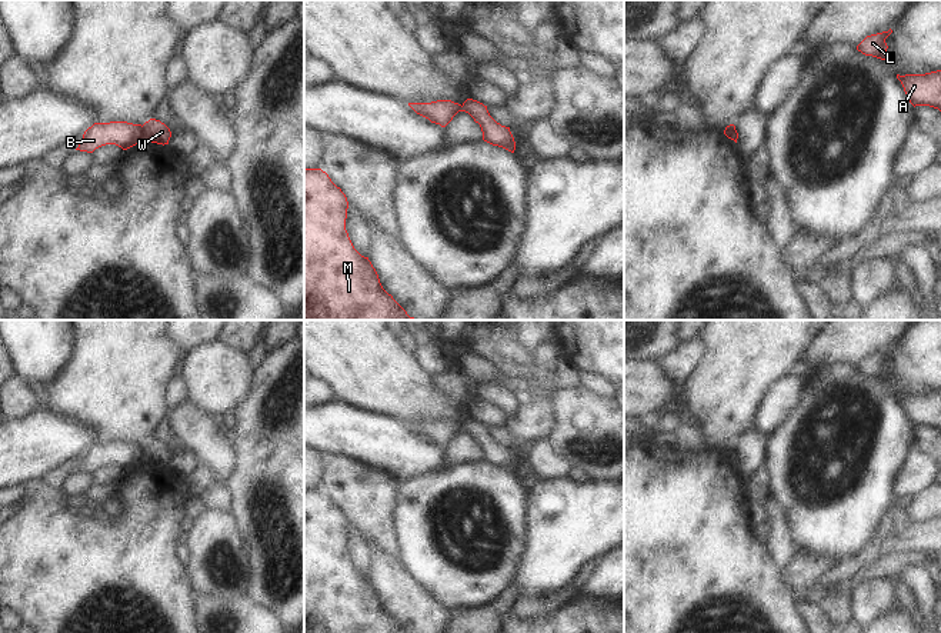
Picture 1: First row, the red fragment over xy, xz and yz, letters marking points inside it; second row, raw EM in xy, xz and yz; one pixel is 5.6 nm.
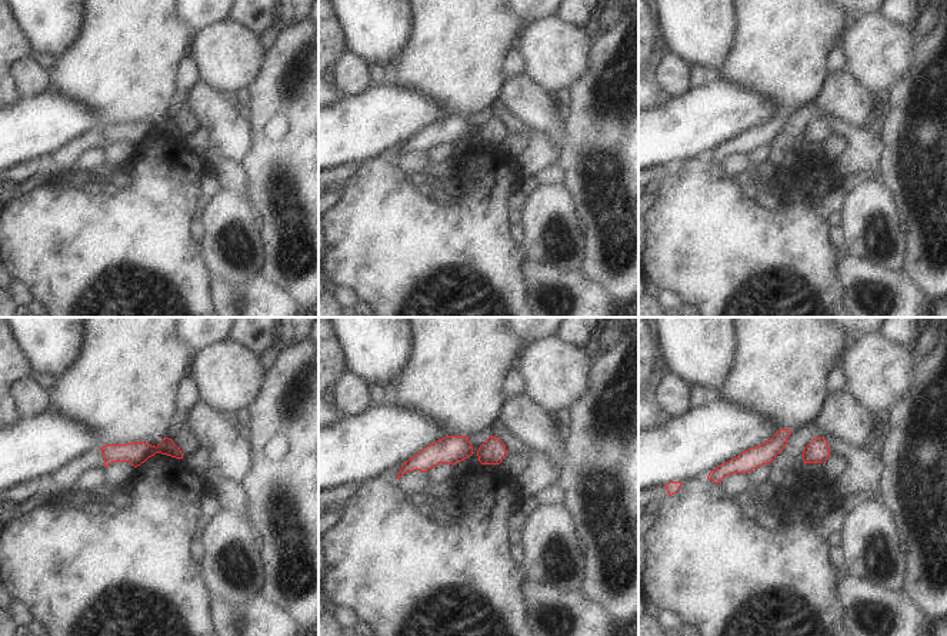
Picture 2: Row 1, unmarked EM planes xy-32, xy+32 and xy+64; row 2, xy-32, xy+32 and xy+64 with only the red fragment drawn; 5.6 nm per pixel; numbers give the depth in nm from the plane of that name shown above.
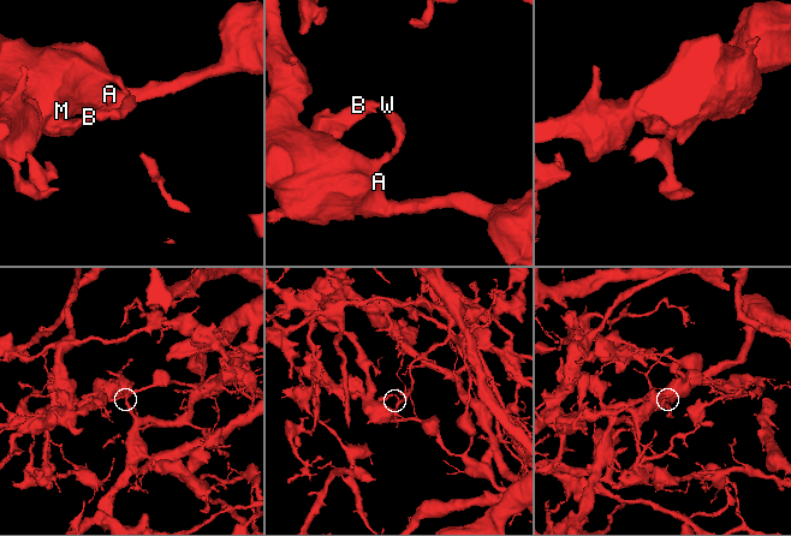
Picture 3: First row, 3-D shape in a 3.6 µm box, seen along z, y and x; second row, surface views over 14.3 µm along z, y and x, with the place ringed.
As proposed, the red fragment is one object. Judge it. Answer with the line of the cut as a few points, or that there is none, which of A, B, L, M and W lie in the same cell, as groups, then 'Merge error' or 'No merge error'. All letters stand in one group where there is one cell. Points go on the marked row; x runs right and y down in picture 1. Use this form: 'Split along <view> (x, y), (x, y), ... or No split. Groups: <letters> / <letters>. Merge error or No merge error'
Split along xy (142, 126), (143, 139). Groups: A L M W / B. Merge error

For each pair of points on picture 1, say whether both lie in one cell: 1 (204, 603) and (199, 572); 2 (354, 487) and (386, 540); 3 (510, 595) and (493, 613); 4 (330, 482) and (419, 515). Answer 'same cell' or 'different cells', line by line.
1: different cells
2: same cell
3: same cell
4: different cells

